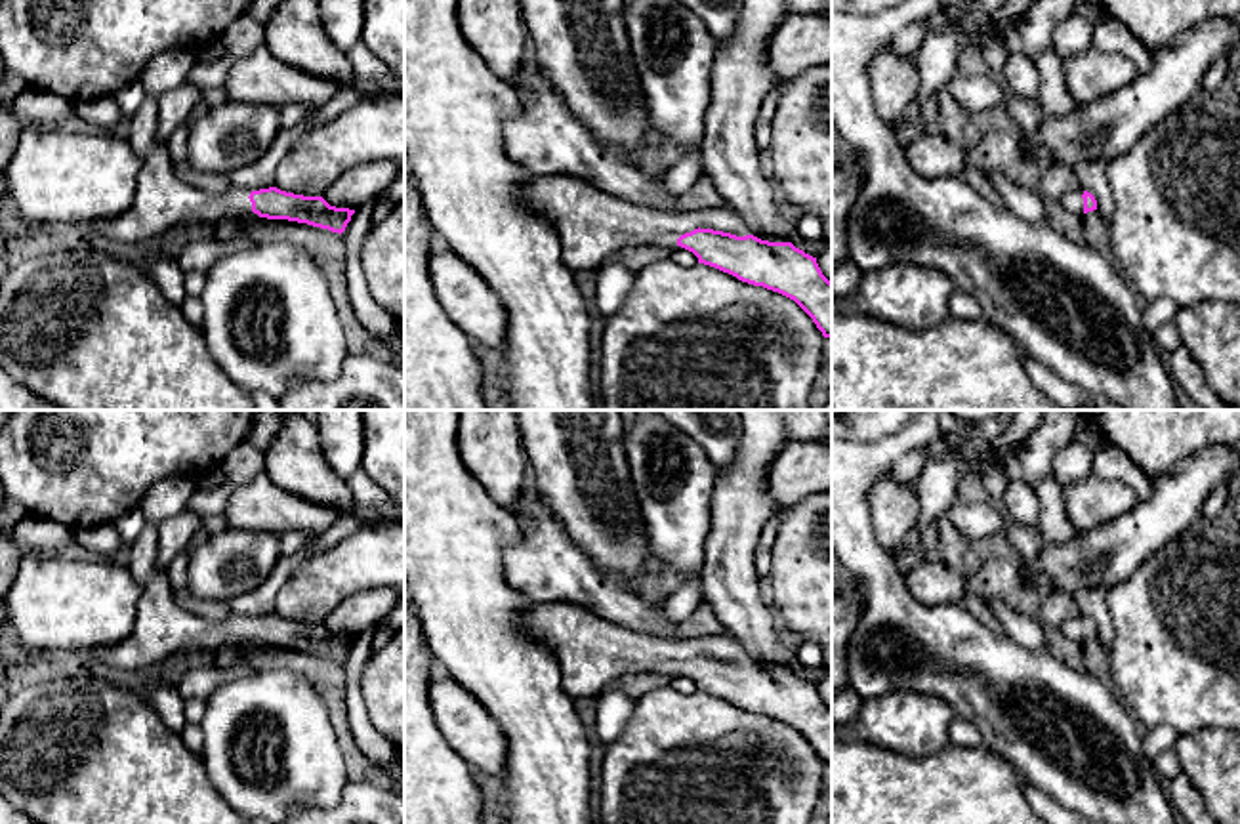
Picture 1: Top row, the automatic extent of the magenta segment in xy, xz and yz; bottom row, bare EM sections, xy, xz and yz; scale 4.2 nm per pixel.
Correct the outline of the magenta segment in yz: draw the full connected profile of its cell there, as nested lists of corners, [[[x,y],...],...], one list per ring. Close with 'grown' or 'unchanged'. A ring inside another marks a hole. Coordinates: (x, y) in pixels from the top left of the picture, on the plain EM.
[[[1082,614],[1070,618],[1061,628],[1063,635],[1070,641],[1084,645],[1087,639],[1097,637],[1097,628],[1091,620],[1084,618]]] | grown

